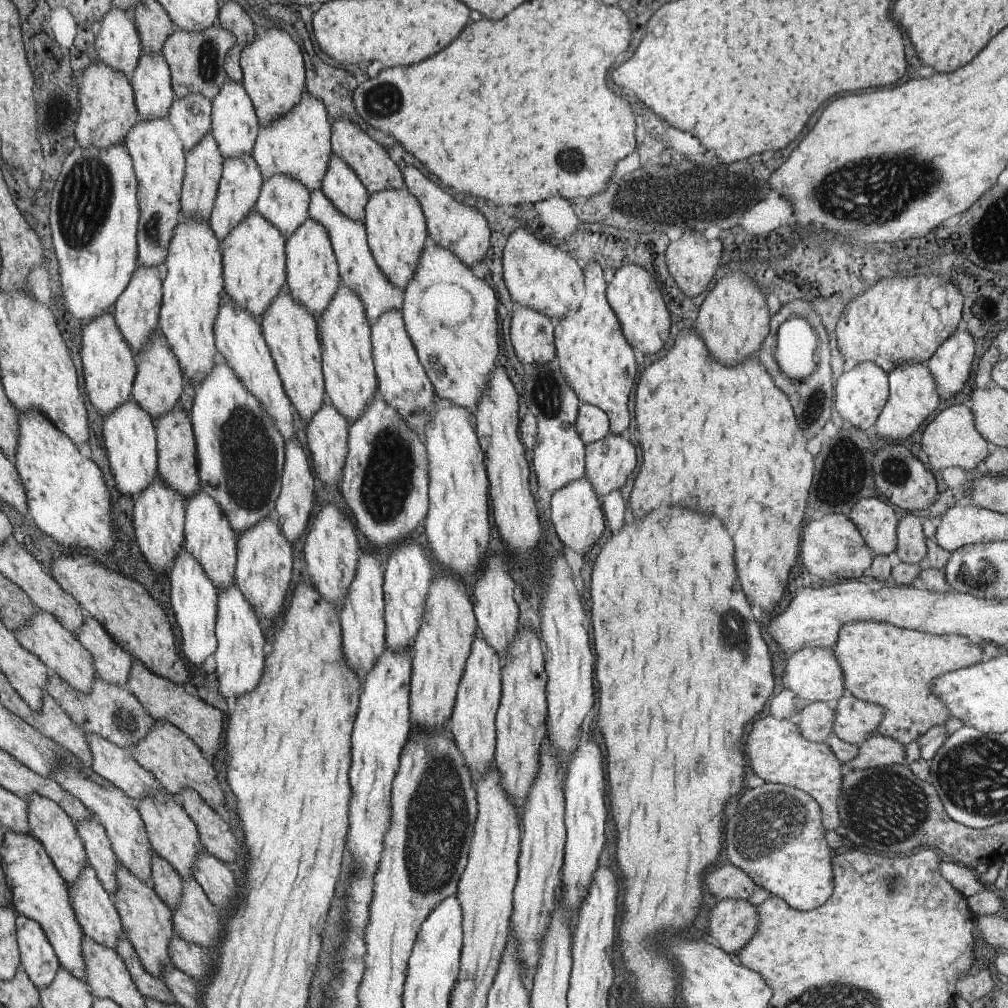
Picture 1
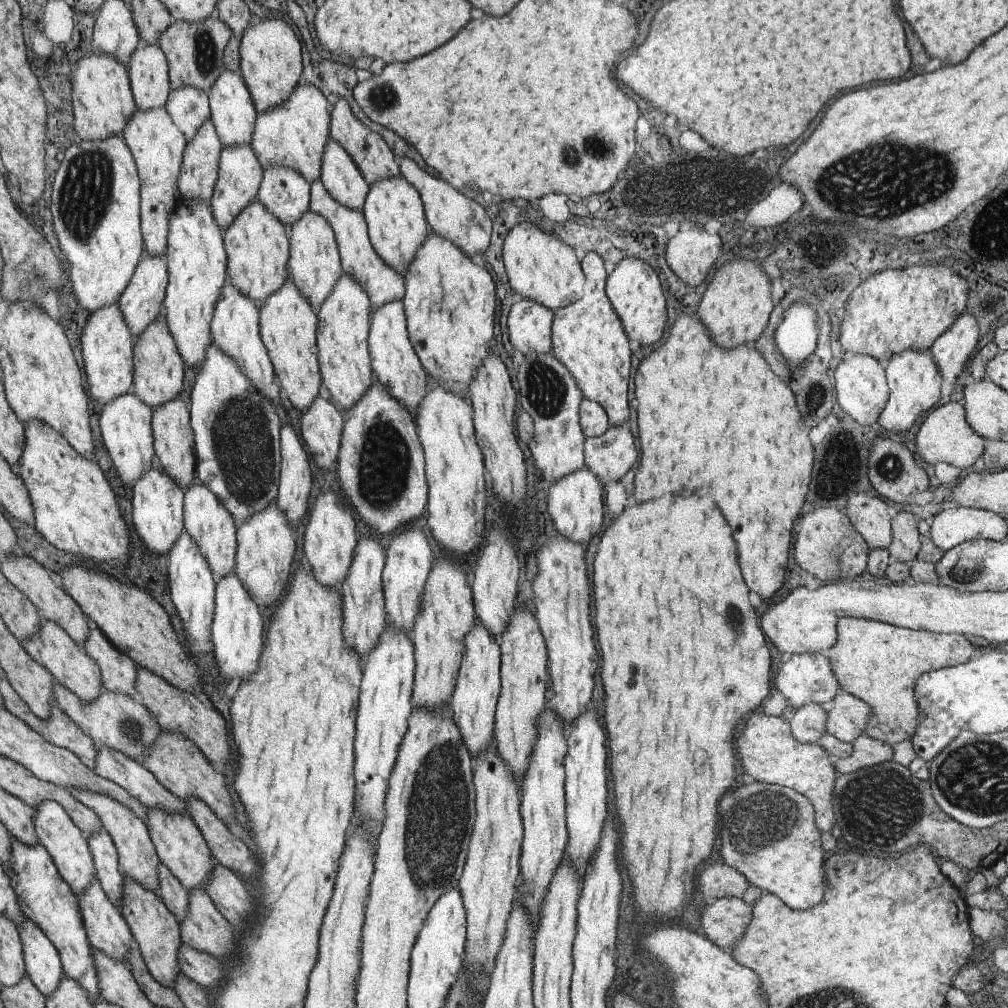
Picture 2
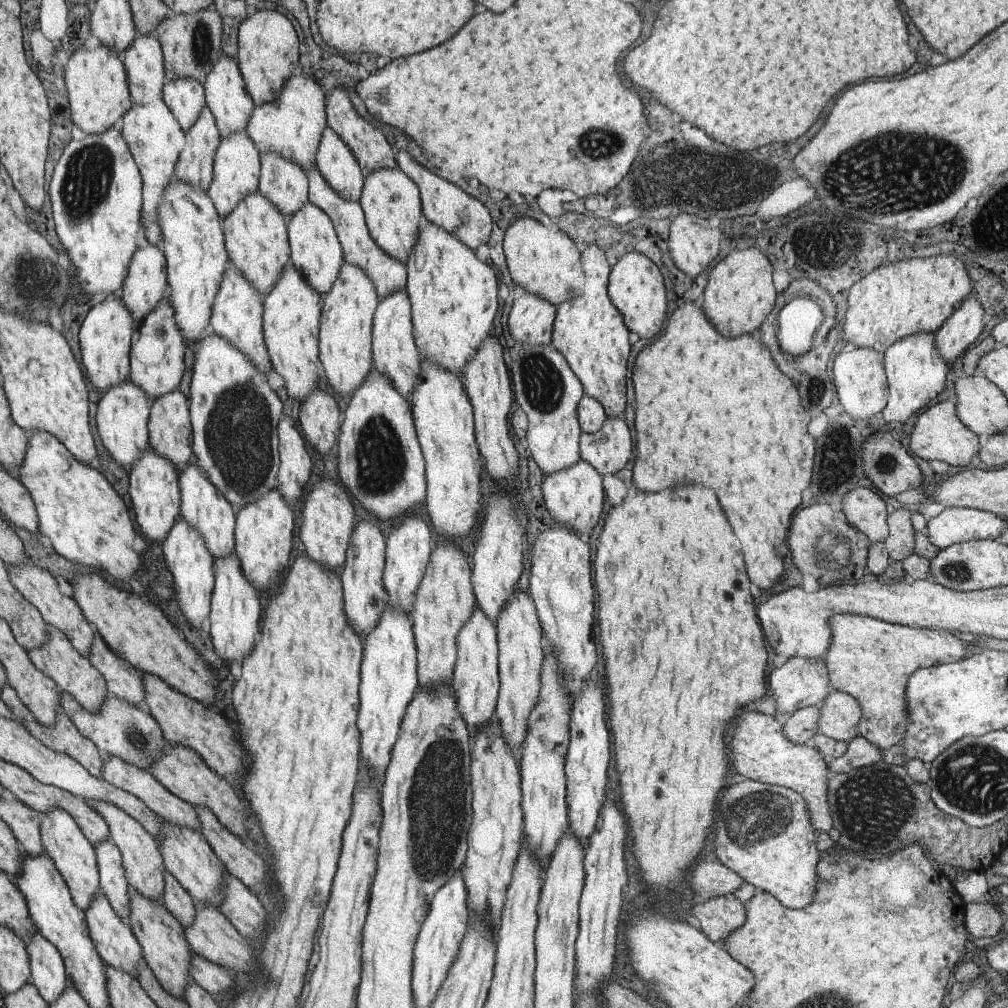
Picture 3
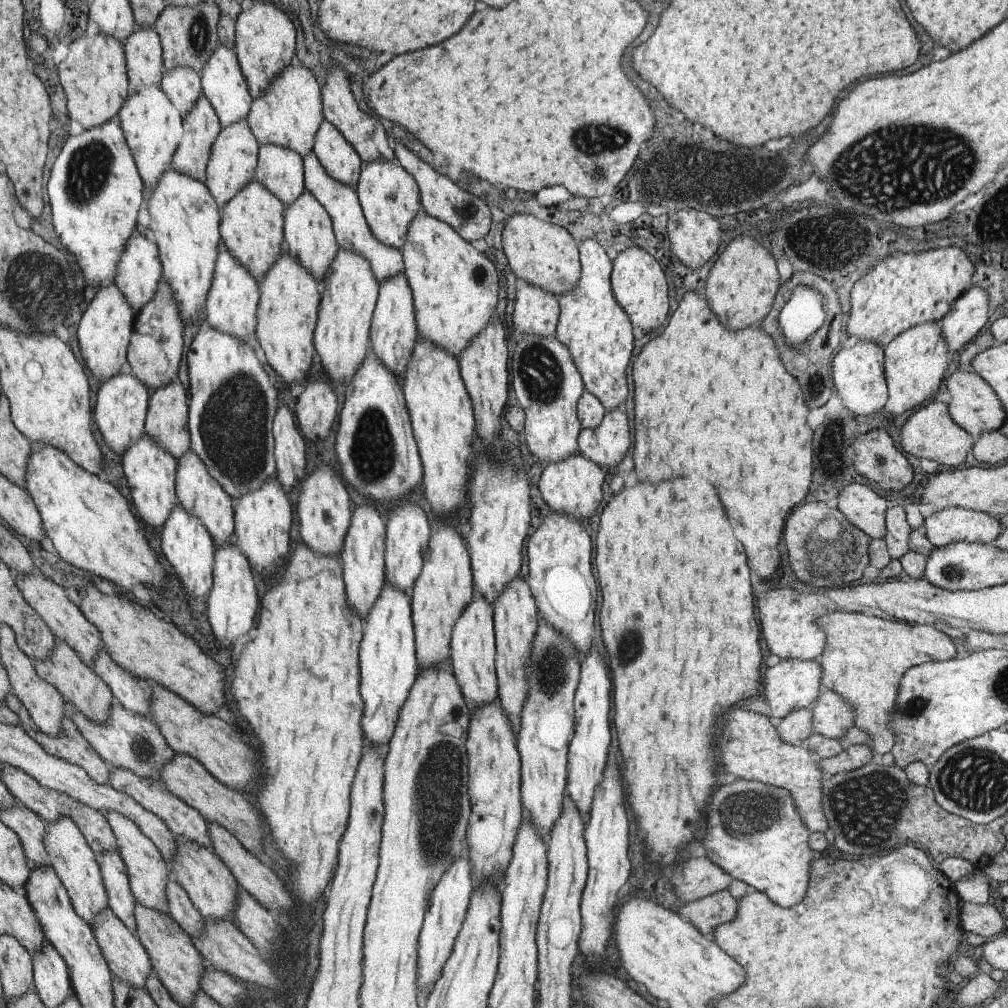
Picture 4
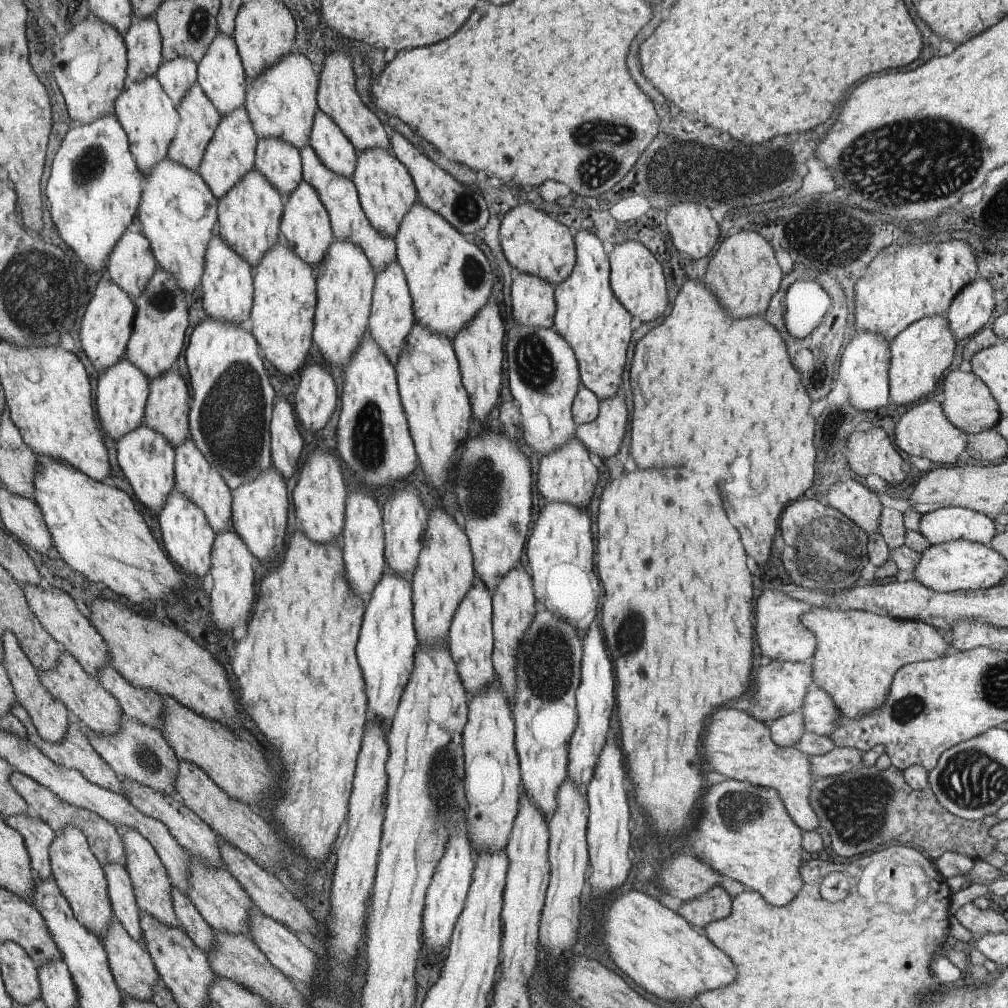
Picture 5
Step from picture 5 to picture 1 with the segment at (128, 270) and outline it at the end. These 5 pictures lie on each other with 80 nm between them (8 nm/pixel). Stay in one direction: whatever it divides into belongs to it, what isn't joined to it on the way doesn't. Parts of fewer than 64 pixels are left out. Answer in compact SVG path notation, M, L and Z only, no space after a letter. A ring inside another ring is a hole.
M138 265L133 272L131 282L124 289L124 293L119 297L111 308L113 317L116 318L117 328L124 334L124 340L128 348L133 348L133 352L139 352L149 343L149 336L157 331L159 324L160 305L163 303L163 273L161 266Z

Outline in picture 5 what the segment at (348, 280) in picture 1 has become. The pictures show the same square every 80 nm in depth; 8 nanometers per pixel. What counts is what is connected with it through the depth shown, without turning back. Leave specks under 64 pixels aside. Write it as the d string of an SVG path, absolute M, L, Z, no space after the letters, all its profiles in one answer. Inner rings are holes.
M305 145L299 151L301 164L304 164L304 181L315 188L322 204L327 209L333 238L353 242L359 246L377 272L381 272L393 261L396 262L395 240L378 233L367 222L360 207L359 193L356 191L356 185L352 183L352 180L329 170L309 145Z

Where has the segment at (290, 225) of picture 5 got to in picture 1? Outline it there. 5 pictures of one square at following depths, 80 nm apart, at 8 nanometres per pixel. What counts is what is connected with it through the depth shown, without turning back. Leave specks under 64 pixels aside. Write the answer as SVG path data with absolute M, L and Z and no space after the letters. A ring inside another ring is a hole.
M309 218L287 240L288 283L286 291L297 304L303 305L312 316L319 318L336 295L337 288L340 287L339 266L336 264L336 254L333 253L328 230L324 225L317 224L317 220Z

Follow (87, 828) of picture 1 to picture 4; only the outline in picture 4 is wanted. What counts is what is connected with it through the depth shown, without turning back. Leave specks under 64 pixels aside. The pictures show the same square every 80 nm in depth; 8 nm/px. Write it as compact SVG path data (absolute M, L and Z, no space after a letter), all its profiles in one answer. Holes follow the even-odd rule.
M105 851L98 856L100 875L107 893L107 904L119 920L135 935L133 909L136 903L131 894L126 868L117 851Z

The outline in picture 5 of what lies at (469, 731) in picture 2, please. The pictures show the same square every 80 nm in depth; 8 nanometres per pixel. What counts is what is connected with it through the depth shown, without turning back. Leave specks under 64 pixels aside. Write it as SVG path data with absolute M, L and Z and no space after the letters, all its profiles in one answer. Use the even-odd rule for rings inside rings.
M473 578L468 594L456 608L445 644L456 664L465 692L470 696L477 695L493 684L493 674L496 672L491 668L491 598L480 578Z

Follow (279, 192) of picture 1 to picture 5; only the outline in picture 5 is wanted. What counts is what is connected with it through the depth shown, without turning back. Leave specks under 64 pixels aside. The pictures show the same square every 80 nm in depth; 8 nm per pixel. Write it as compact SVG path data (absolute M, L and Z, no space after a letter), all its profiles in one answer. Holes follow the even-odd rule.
M273 137L257 140L254 168L286 198L302 181L300 151Z

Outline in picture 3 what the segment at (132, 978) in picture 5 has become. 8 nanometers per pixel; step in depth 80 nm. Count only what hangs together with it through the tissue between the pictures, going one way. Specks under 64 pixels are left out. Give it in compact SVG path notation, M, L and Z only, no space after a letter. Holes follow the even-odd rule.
M103 892L91 900L91 904L84 912L84 916L88 925L88 935L99 952L100 959L107 963L108 966L114 966L136 978L139 975L137 968L143 962L140 944L128 923L120 919L115 909L109 904L108 897Z

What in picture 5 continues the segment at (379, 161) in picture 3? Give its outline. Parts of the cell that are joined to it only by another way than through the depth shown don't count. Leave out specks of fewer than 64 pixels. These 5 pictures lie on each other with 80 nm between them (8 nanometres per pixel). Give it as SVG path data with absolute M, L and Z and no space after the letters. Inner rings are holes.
M329 46L326 57L321 66L320 86L317 87L317 104L321 112L324 112L341 129L353 144L356 152L362 153L369 149L384 149L389 152L390 144L387 142L387 134L379 120L375 120L375 114L363 104L357 94L352 58L348 53L333 50Z

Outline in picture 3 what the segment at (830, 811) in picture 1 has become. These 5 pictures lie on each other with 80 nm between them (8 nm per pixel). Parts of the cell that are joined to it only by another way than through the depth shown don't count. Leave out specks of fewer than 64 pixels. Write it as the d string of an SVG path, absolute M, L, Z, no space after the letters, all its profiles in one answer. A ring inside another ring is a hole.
M744 710L739 713L737 718L737 726L735 726L735 732L733 736L733 752L737 752L737 756L731 758L731 764L735 768L737 774L745 776L746 779L752 781L759 781L760 783L767 783L768 785L779 785L797 792L802 796L802 799L806 802L808 808L808 814L810 816L810 822L815 832L821 831L826 833L833 833L831 815L827 804L826 788L829 779L829 770L827 766L827 760L823 758L822 754L810 743L803 745L793 744L784 735L783 725L780 724L774 716L758 713L755 710Z

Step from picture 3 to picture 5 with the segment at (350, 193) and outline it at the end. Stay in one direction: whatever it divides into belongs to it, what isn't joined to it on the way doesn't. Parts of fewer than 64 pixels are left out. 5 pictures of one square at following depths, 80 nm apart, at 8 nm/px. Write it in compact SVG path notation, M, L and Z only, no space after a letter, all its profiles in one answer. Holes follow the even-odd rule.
M317 112L313 119L308 145L329 170L345 178L353 176L357 152L348 137L324 112Z

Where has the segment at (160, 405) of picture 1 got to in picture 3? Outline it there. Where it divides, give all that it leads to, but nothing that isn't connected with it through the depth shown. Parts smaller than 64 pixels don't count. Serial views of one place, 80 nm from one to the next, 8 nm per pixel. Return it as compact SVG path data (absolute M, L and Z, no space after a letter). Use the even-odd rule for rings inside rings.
M167 293L153 312L141 322L132 336L131 368L129 381L138 389L145 391L154 400L161 395L176 390L183 376L183 336L176 327L174 310L168 304Z

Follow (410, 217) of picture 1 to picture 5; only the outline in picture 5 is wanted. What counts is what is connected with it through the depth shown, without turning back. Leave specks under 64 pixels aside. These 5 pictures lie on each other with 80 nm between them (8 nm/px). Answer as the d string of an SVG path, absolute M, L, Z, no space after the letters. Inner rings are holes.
M374 148L363 151L362 153L357 152L355 172L350 179L352 180L352 183L356 185L356 191L359 193L360 207L363 211L363 214L366 216L367 222L369 222L369 224L372 225L372 227L378 233L384 234L385 237L389 237L394 240L393 237L396 235L396 232L399 231L401 220L404 219L404 216L408 214L409 209L414 205L413 202L415 202L415 198L419 198L419 196L415 196L413 179L411 177L411 174L408 172L408 169L406 169L404 165L402 165L390 152L387 152L384 149Z

